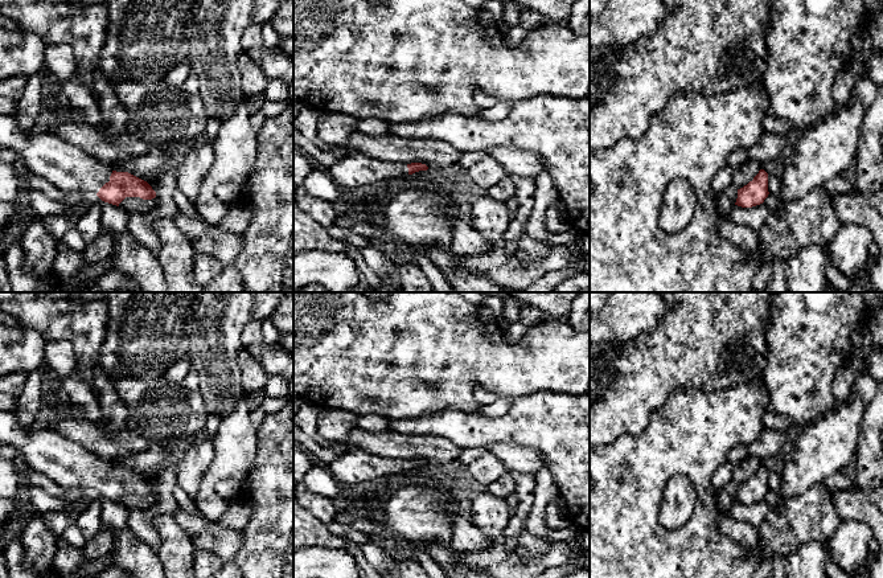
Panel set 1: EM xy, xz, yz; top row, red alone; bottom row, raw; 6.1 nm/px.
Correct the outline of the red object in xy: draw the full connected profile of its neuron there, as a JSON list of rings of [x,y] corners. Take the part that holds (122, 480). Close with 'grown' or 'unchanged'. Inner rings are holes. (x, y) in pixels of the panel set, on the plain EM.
[[[0,411],[0,444],[15,448],[20,463],[66,489],[87,488],[116,503],[126,493],[156,493],[147,477],[112,467],[54,430],[24,427],[12,411]]]; grown

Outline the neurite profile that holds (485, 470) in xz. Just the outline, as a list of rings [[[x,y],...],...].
[[[489,451],[476,459],[467,468],[471,476],[485,488],[509,472],[504,462]]]

